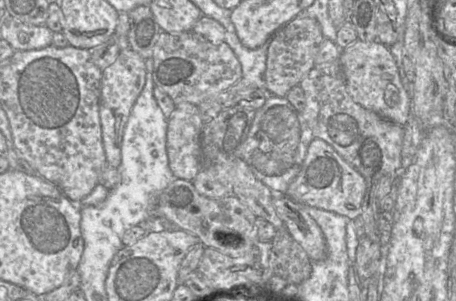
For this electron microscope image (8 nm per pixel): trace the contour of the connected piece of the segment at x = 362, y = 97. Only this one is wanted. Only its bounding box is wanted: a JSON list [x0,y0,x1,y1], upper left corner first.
[338,39,411,126]

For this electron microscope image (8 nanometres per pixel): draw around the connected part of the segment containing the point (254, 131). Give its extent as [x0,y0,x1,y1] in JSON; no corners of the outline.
[242,94,315,195]

